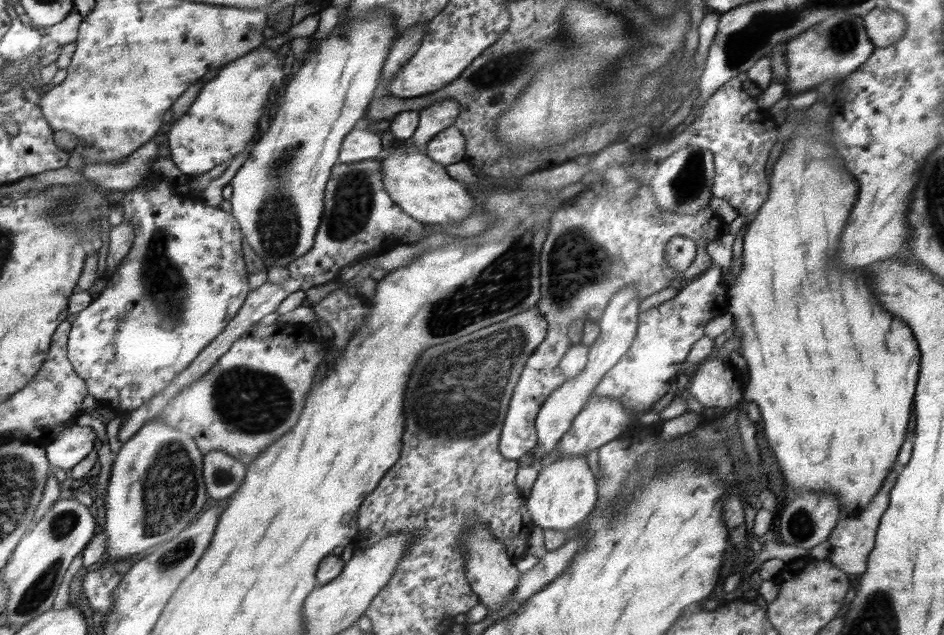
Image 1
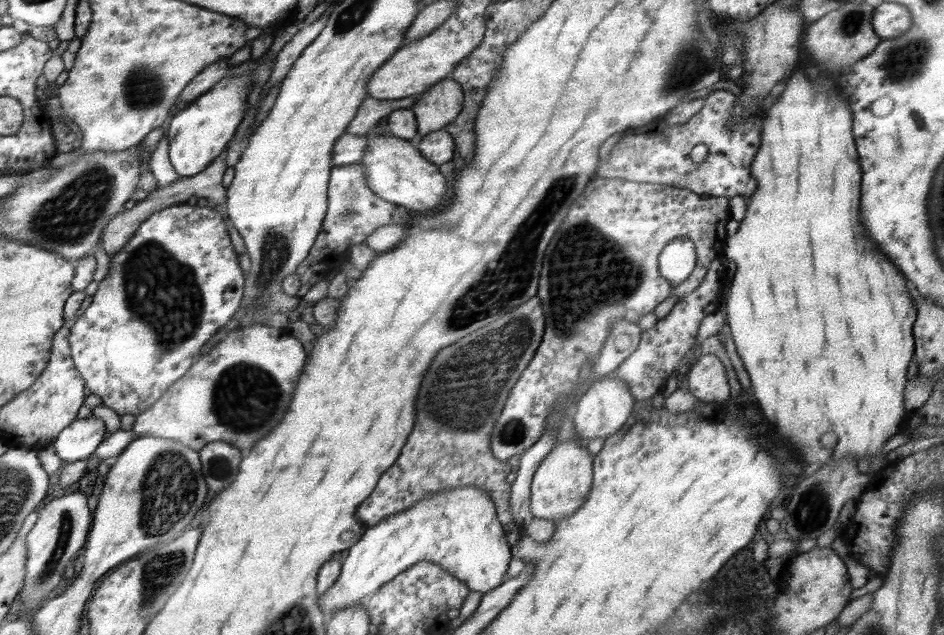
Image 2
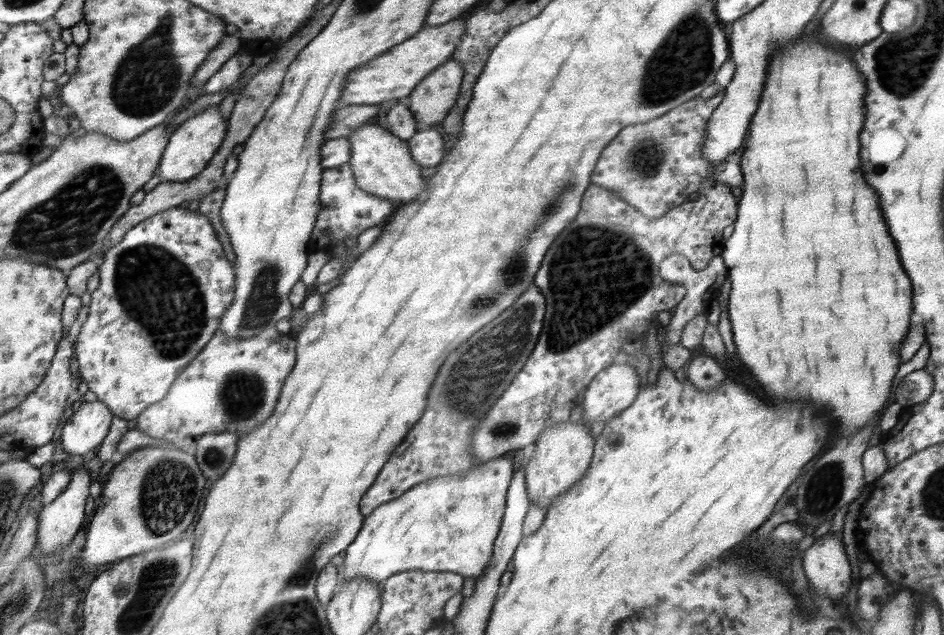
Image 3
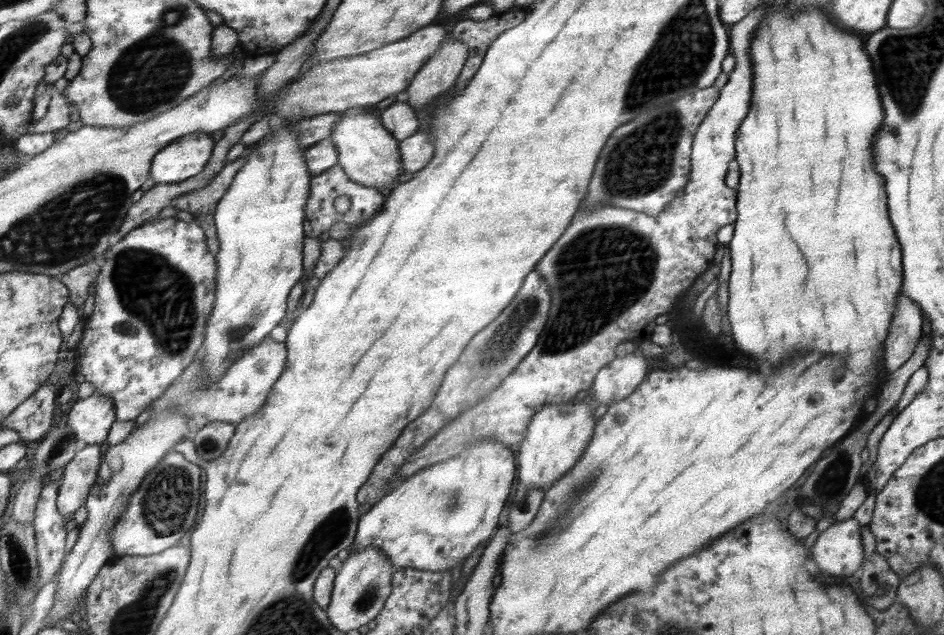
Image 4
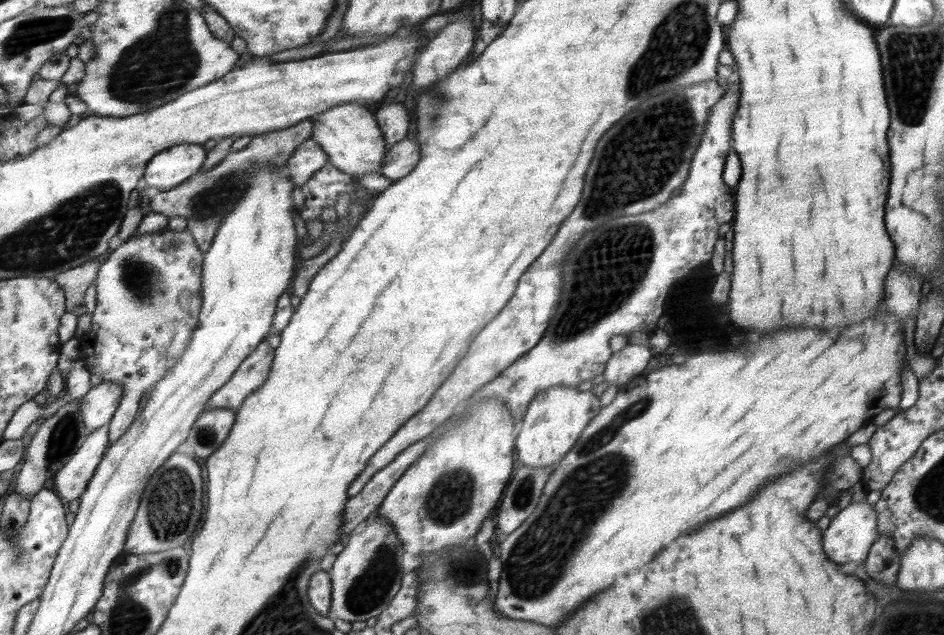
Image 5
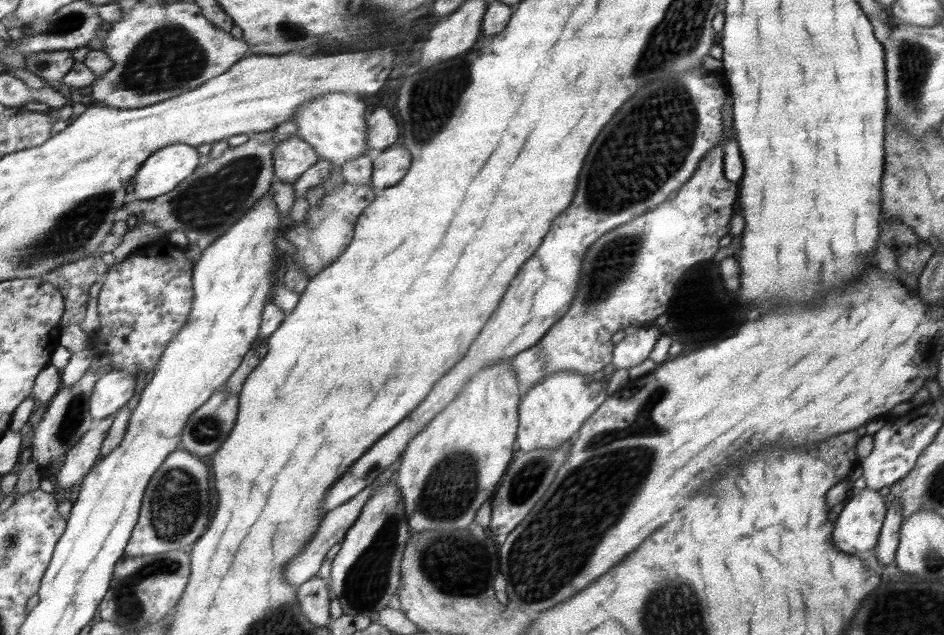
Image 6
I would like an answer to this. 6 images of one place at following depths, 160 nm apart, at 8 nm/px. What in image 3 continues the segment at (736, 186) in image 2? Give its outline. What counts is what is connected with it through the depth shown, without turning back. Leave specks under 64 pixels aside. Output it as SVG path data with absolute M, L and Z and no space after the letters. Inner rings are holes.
M718 91L709 100L704 101L700 96L677 106L675 109L665 113L663 117L654 119L650 122L640 122L640 124L630 125L613 138L604 147L604 158L599 158L591 174L591 184L604 187L619 195L623 200L627 200L635 206L640 213L647 215L648 219L657 219L666 214L670 209L674 209L683 202L688 202L691 197L698 194L699 189L703 188L703 183L708 180L716 180L728 186L743 186L743 172L741 169L741 156L746 145L736 149L731 158L724 164L712 166L711 162L703 157L703 142L707 135L707 124L710 115L717 110L720 102L723 101L725 92Z

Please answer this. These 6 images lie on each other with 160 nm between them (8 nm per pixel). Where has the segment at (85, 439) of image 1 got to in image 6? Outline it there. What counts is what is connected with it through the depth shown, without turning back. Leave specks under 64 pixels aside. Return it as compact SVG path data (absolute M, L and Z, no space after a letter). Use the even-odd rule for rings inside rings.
M112 370L99 378L90 398L93 422L110 417L122 409L138 389L142 379L124 370Z

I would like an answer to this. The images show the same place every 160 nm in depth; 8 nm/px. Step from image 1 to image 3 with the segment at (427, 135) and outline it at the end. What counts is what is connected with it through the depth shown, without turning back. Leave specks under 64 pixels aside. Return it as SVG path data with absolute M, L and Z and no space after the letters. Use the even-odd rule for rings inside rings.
M450 58L409 94L410 110L423 127L440 123L454 108L462 91L464 73L462 63Z

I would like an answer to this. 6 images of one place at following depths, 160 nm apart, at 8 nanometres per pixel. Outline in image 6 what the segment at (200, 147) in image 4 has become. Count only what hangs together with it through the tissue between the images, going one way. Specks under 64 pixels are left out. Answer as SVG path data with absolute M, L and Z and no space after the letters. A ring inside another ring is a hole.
M184 143L166 145L151 153L136 174L136 198L147 201L170 193L195 172L198 158L196 148Z

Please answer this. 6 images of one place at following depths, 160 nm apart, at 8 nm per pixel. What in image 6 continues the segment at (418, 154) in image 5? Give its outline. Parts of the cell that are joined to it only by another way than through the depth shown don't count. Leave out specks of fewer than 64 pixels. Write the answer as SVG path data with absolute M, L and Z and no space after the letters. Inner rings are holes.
M397 144L390 149L373 155L373 173L371 187L376 192L382 192L398 184L411 168L411 151L404 145Z

